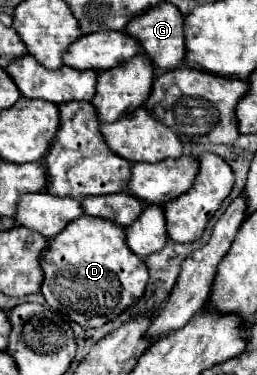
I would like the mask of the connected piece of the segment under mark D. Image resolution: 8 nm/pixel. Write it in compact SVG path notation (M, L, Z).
M87 214L69 222L65 232L49 240L41 262L45 272L41 294L45 302L83 328L99 328L121 316L143 296L149 280L145 262L127 246L125 228L113 220Z

